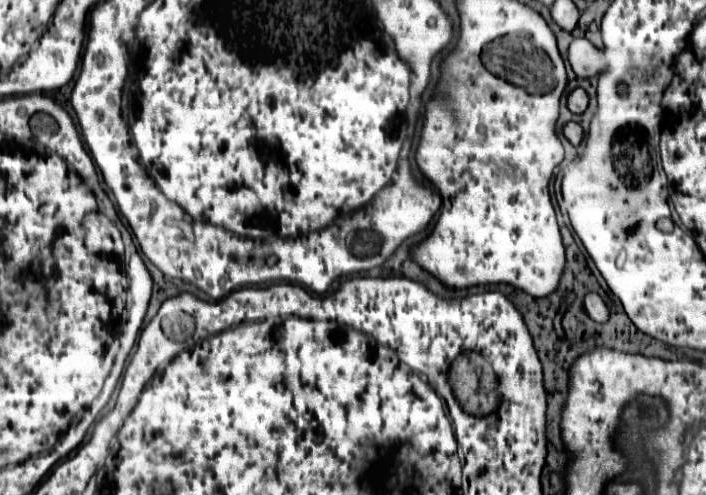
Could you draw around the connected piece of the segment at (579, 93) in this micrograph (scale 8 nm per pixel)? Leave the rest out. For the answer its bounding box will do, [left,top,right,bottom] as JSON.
[567,88,589,114]

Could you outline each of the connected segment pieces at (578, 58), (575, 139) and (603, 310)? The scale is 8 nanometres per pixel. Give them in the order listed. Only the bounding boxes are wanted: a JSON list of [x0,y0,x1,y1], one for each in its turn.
[[567,38,603,76],[563,122,583,146],[583,292,607,322]]

